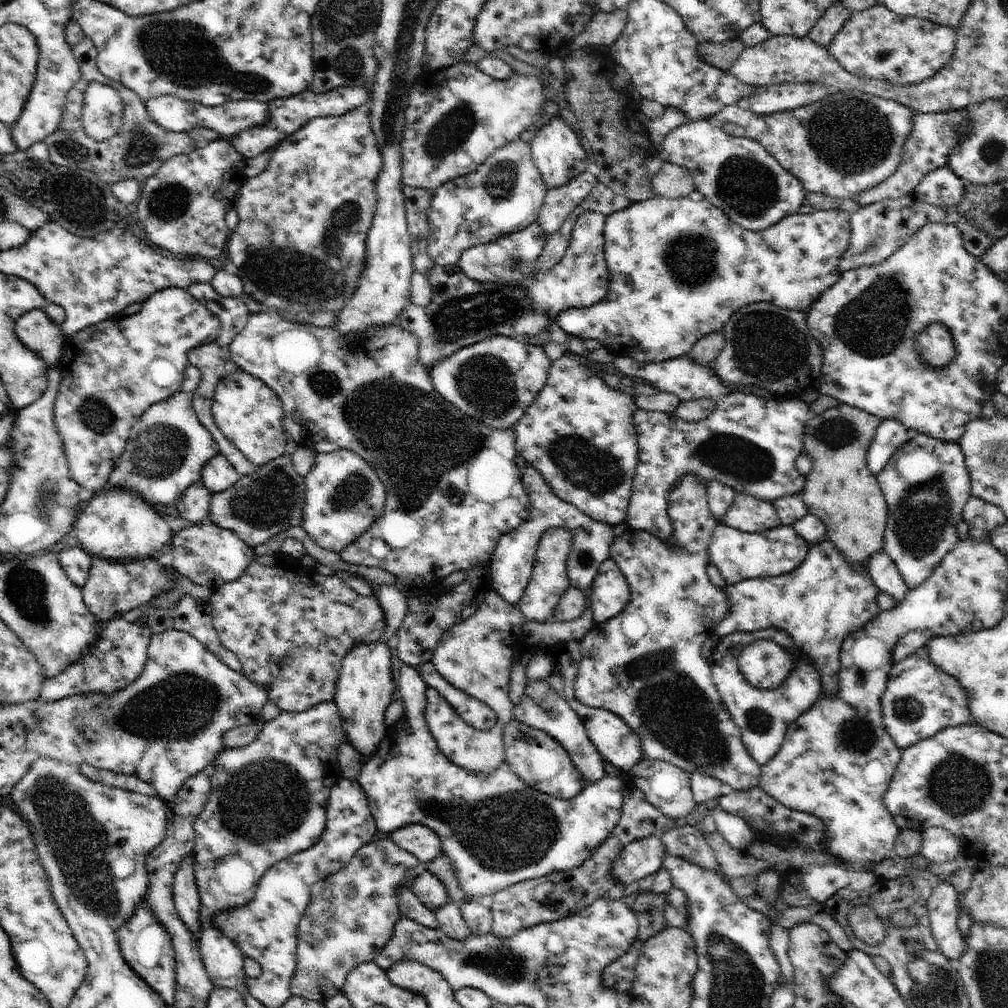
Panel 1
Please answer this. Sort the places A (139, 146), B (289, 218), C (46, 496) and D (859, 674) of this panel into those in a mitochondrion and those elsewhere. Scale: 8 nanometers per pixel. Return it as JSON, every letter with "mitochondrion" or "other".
{"A":"mitochondrion","B":"other","C":"mitochondrion","D":"mitochondrion"}

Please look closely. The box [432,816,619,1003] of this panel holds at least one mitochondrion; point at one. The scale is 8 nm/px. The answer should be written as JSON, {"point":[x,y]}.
{"point":[503,963]}

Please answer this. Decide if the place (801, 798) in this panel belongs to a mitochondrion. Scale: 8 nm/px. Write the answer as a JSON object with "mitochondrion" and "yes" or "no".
{"mitochondrion":"no"}

